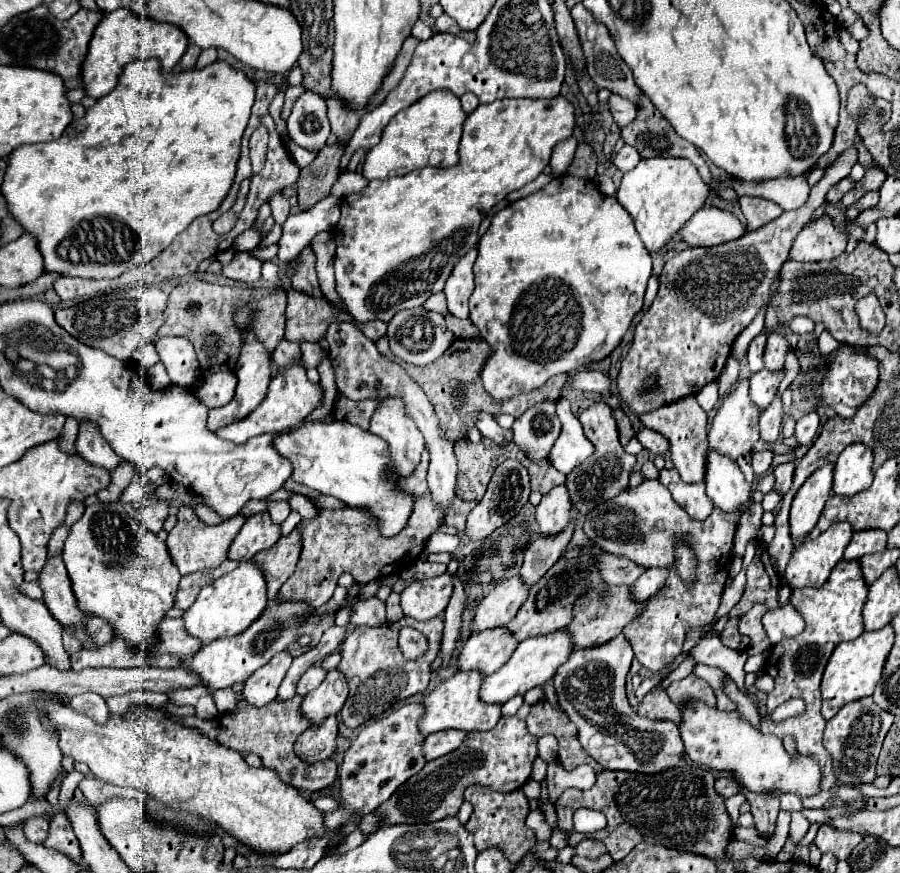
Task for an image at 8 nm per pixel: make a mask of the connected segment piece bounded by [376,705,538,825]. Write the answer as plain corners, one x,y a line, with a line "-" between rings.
522,705
516,715
502,717
490,731
472,731
466,735
464,743
440,759
428,761
420,773
408,779
376,813
382,817
382,823
400,825
416,821
438,821
450,815
456,815
464,803
464,789
470,785
484,785
494,791
516,791
520,789
532,773
532,763
538,757
538,739
532,737
526,729
526,715
530,705

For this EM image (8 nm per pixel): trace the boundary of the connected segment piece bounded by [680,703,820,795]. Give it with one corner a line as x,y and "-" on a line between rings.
696,703
682,715
680,735
686,753
694,763
712,767
716,771
732,769
736,773
734,779
740,783
740,787
746,787
750,791
792,791
796,795
812,795
820,791
820,767
814,759
802,755
790,759
778,737
762,735
734,711
726,713
710,709
704,703

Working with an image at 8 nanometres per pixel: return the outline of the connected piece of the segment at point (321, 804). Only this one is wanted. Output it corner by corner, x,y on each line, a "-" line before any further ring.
322,797
314,802
315,807
322,812
332,812
339,808
339,802
332,797

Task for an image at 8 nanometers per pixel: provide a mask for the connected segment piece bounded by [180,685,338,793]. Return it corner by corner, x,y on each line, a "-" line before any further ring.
244,685
232,687
232,691
238,697
238,707
234,713
218,715
216,719
212,719
212,725
210,725
210,721
198,721
196,717
180,717
180,723
188,725
188,727
198,727
210,739
216,739
228,747
232,745
232,749
240,751
242,755
246,755
246,751
258,753
266,767
276,769
280,773
282,781
296,785
298,789
312,793
312,791
332,785
336,781
336,773
338,773
338,769
336,769
338,765
332,759
308,765
306,761
300,761
292,749
298,733
302,733
308,727
308,719
302,717
302,713
300,713
300,703
304,697
294,695
292,699
286,699
286,701
276,699
264,707
254,707
254,705
248,705
248,701
244,701
244,695
240,693
240,689
244,689

